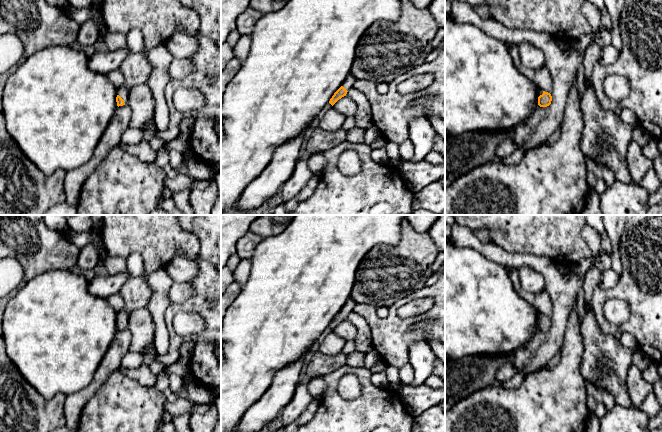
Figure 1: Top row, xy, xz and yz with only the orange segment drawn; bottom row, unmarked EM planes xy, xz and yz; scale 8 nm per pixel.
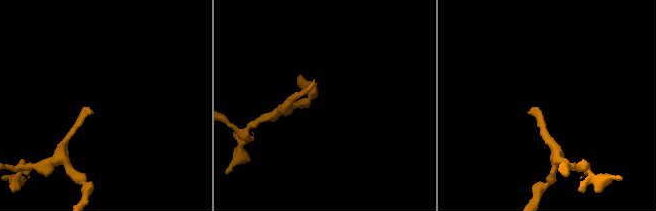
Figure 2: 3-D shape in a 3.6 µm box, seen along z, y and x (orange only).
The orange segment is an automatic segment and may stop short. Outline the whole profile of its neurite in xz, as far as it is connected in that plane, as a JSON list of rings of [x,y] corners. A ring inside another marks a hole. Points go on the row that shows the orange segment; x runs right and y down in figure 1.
[[[349,74],[342,83],[342,86],[334,93],[329,103],[333,106],[339,99],[346,96],[347,92],[353,88],[355,81],[355,77]]]

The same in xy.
[[[130,53],[121,64],[124,84],[117,90],[117,106],[128,104],[129,94],[134,86],[147,84],[152,72],[148,56],[141,53]]]

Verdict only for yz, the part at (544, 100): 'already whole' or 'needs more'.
needs more

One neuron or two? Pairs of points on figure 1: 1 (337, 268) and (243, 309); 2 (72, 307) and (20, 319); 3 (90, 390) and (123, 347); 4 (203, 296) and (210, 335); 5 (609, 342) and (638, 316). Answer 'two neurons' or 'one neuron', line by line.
1: one neuron
2: one neuron
3: one neuron
4: one neuron
5: two neurons

